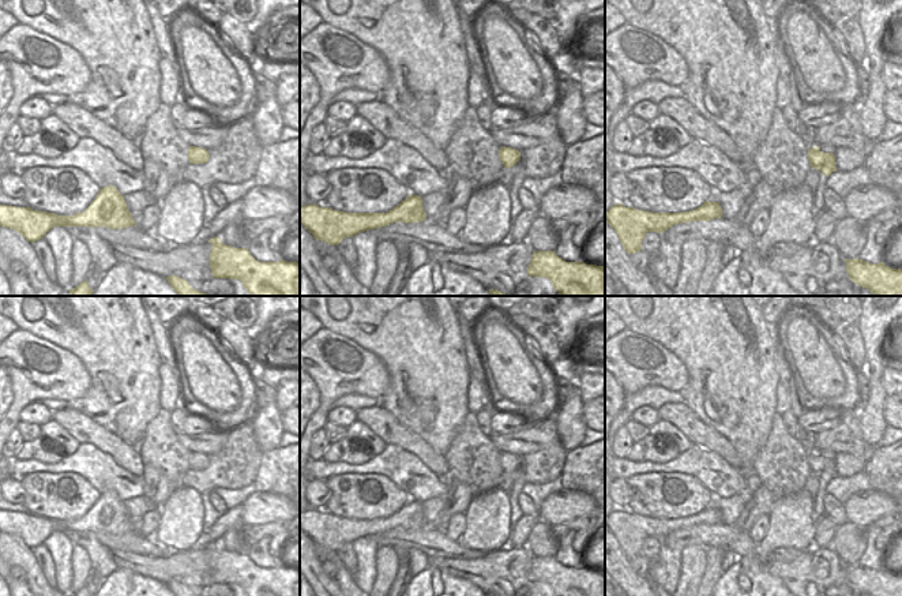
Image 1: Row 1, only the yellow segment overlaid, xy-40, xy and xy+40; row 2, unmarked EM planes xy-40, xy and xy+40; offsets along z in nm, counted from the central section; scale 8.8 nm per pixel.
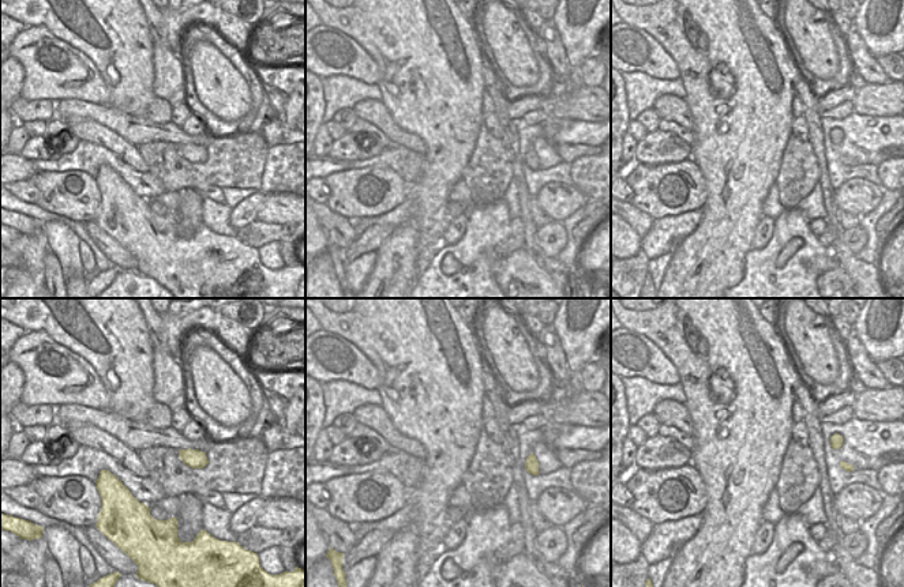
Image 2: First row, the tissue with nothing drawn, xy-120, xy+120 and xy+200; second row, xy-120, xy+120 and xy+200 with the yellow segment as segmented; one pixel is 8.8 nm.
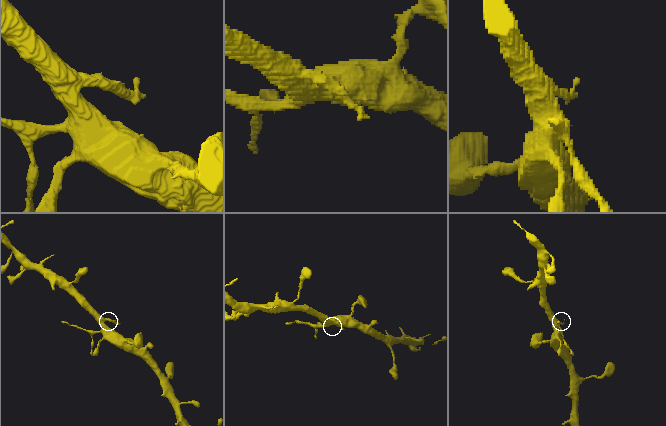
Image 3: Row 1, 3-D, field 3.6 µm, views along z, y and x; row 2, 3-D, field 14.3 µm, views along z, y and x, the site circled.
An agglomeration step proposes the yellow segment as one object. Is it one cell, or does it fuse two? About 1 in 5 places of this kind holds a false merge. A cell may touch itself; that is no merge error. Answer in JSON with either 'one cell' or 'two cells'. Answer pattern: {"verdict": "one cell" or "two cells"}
{"verdict": "one cell"}

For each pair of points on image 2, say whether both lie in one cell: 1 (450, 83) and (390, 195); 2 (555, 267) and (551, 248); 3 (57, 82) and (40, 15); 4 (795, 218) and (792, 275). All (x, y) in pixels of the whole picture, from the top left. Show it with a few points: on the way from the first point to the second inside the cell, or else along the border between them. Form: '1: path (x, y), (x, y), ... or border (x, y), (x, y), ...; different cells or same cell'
1: border (407, 185), (409, 195); different cells
2: border (536, 230), (540, 249), (555, 258); different cells
3: border (26, 26), (45, 26), (70, 45); different cells
4: path (803, 232), (807, 237), (807, 251), (799, 262); same cell

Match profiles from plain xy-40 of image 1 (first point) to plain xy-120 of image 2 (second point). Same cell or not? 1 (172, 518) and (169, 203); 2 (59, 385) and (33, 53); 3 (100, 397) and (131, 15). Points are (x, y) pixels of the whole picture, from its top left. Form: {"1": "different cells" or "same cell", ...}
{"1": "different cells", "2": "same cell", "3": "same cell"}

